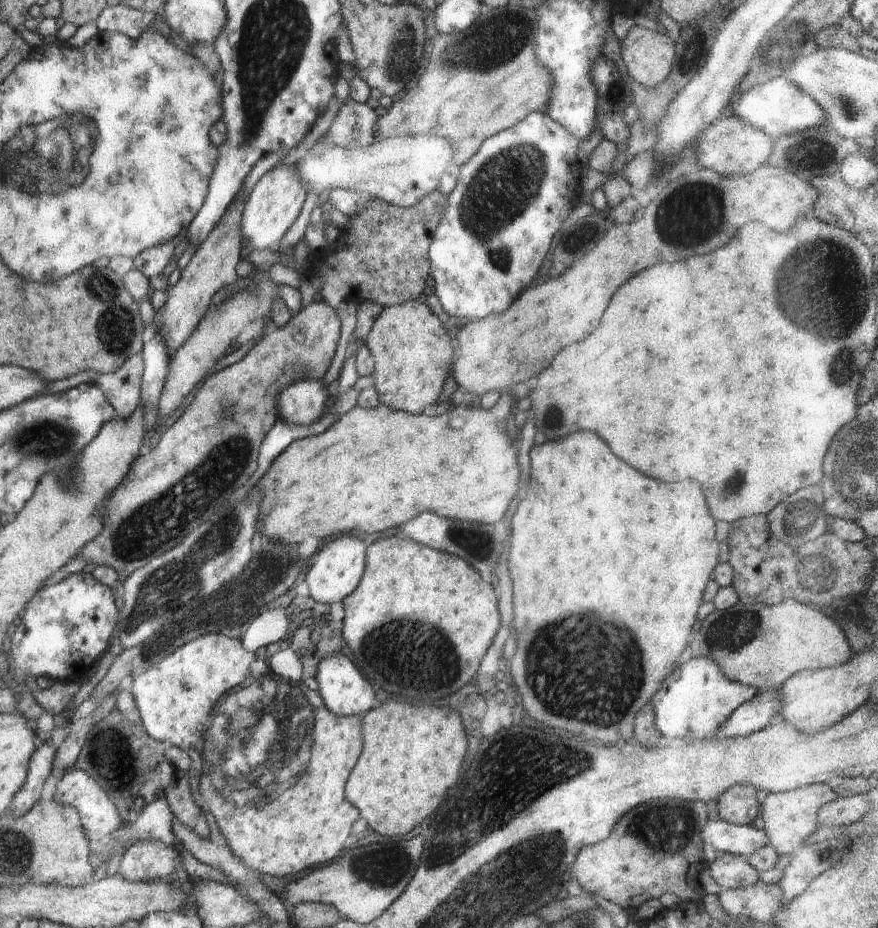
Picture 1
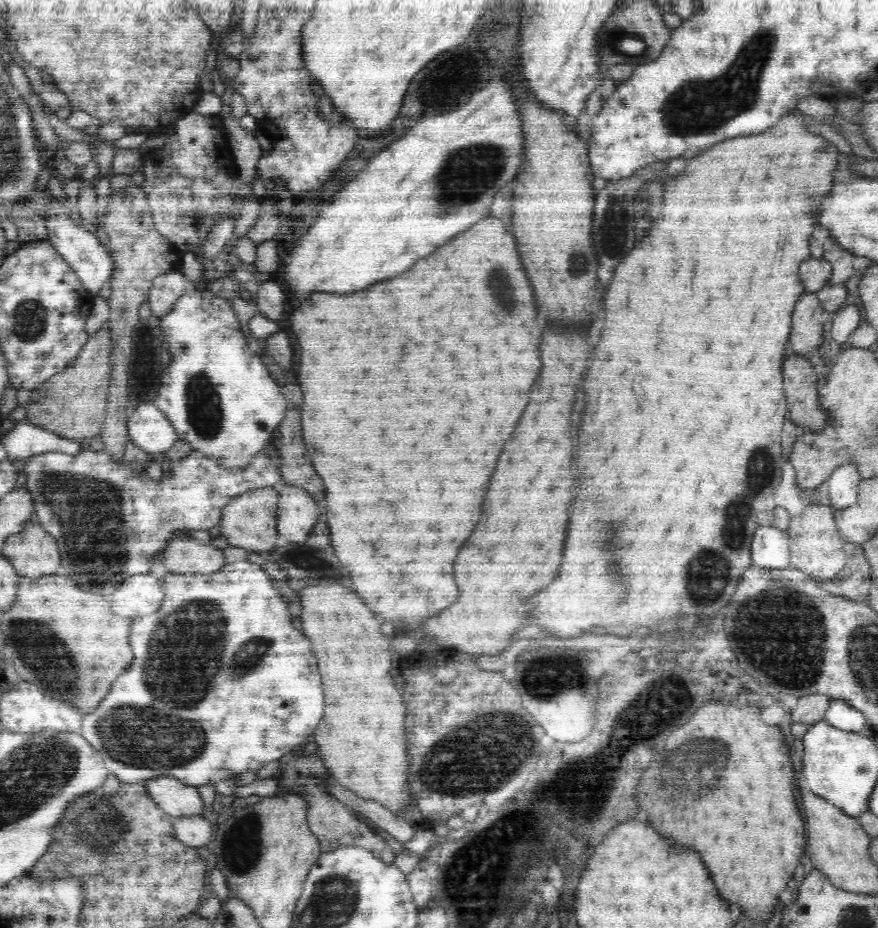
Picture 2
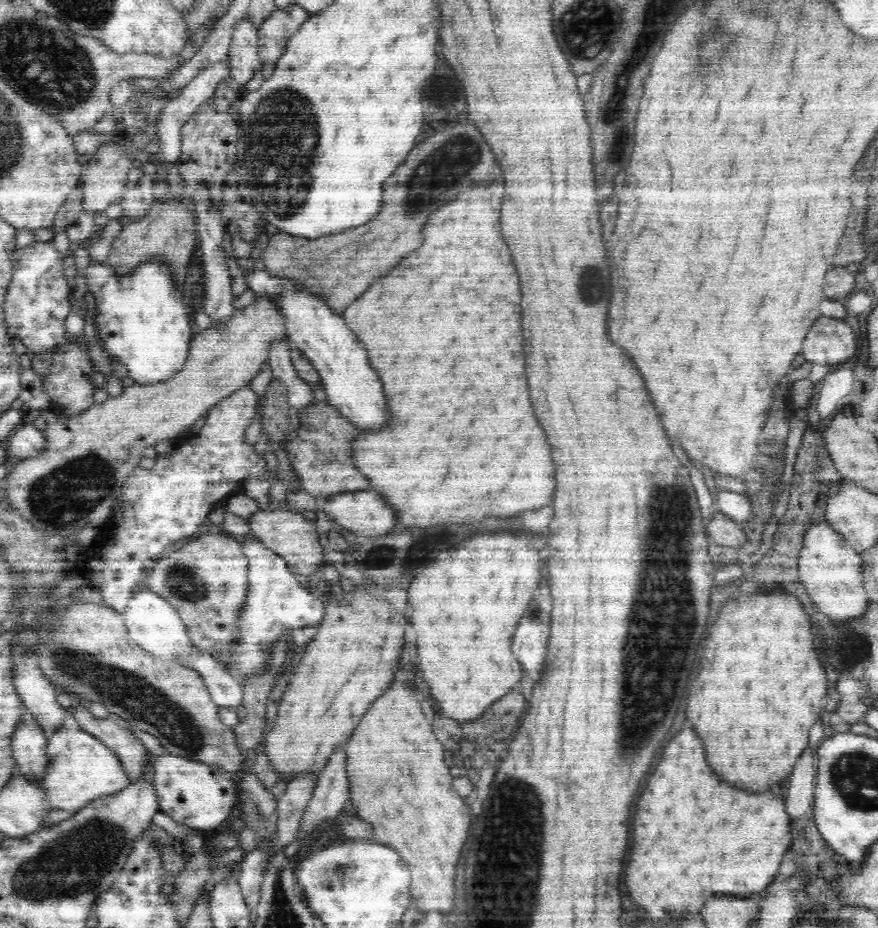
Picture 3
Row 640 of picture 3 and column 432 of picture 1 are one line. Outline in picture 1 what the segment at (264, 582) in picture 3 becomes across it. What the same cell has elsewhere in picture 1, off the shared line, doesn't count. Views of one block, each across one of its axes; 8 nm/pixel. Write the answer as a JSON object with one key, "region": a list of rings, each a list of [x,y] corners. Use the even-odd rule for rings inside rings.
{"region":[[[546,113],[528,114],[528,118],[524,118],[520,124],[512,126],[510,130],[504,130],[488,140],[484,140],[484,144],[480,146],[480,150],[474,154],[474,158],[470,162],[466,162],[460,172],[455,171],[456,186],[447,197],[441,219],[439,220],[434,238],[429,246],[429,270],[434,278],[434,293],[438,296],[442,308],[449,314],[451,320],[454,318],[488,318],[488,316],[500,316],[508,310],[508,306],[514,302],[514,298],[536,278],[538,268],[544,260],[544,256],[548,254],[550,244],[552,244],[556,232],[562,228],[562,223],[566,220],[570,210],[578,204],[578,194],[576,188],[580,188],[580,168],[582,168],[576,153],[580,140],[569,130],[566,130],[559,122],[552,120]]]}

